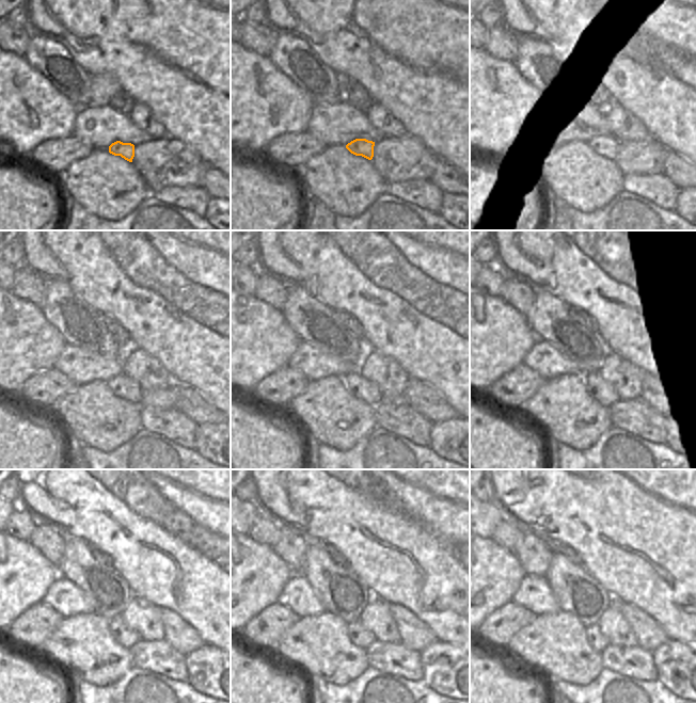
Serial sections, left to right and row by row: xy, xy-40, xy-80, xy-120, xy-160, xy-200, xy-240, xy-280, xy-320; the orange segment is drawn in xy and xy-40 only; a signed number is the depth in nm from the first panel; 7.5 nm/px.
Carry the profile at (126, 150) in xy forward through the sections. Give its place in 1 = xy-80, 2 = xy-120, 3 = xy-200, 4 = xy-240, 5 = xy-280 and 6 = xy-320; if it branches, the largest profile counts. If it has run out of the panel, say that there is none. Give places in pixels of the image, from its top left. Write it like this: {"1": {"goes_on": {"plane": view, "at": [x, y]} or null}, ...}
{"1": {"goes_on": {"plane": "xy-80", "at": [606, 146]}}, "2": {"goes_on": {"plane": "xy-120", "at": [123, 386]}}, "3": {"goes_on": {"plane": "xy-200", "at": [604, 393]}}, "4": {"goes_on": {"plane": "xy-240", "at": [123, 635]}}, "5": {"goes_on": {"plane": "xy-280", "at": [358, 635]}}, "6": {"goes_on": {"plane": "xy-320", "at": [598, 641]}}}

